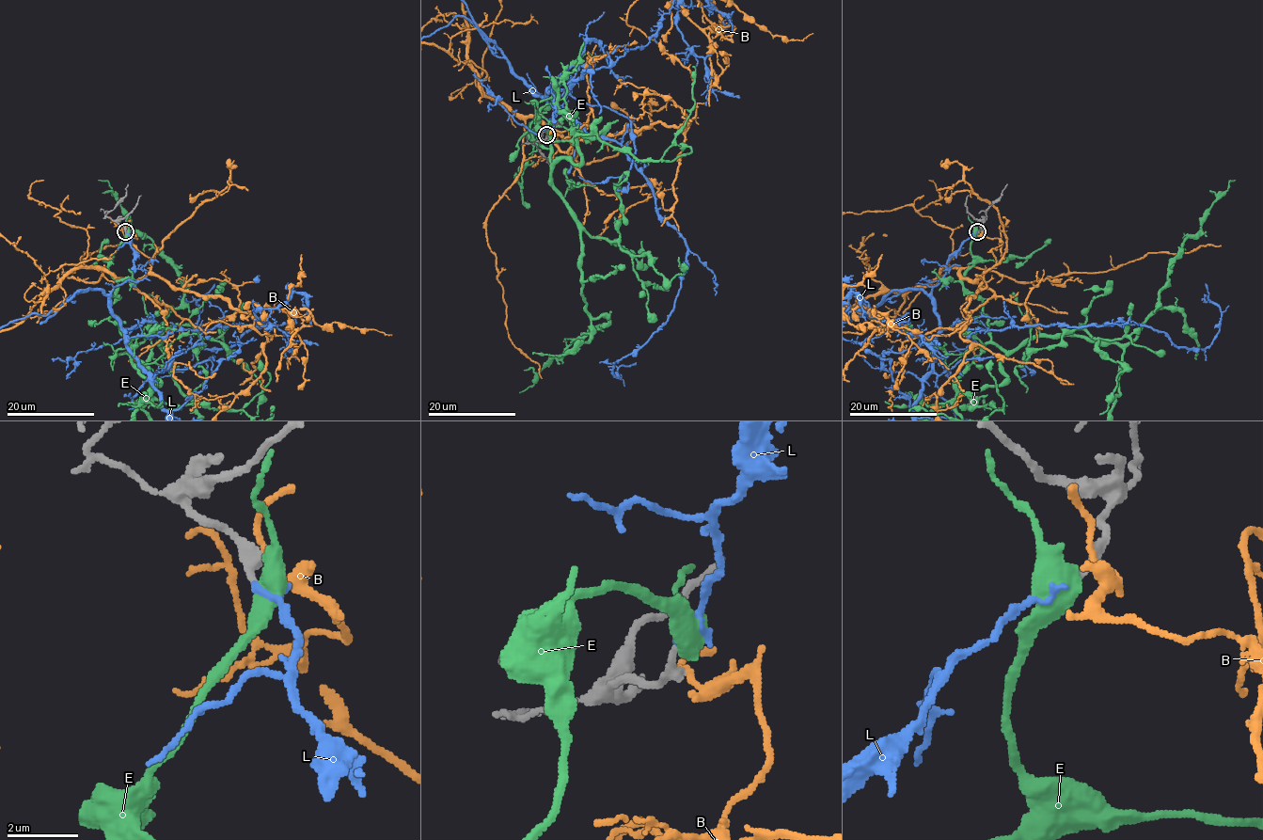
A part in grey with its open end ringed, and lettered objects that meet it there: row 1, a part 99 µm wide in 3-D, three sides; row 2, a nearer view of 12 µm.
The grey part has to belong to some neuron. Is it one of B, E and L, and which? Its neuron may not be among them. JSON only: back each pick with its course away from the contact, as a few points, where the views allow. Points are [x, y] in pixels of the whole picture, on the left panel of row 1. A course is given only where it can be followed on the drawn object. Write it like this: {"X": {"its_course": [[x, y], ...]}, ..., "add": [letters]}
{"L": {"its_course": [[126, 232], [129, 280], [36, 324], [21, 309], [177, 276], [318, 344]]}, "add": ["L"]}

